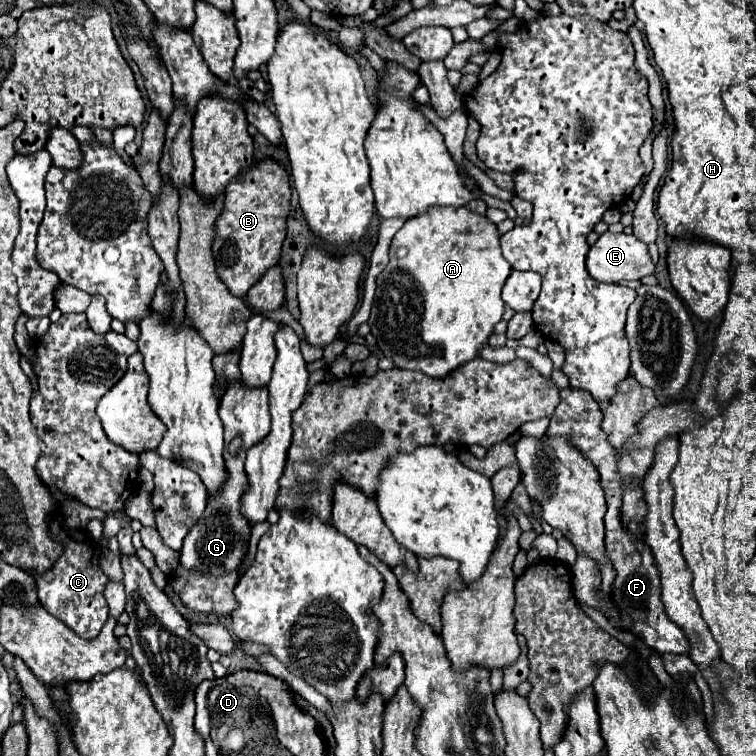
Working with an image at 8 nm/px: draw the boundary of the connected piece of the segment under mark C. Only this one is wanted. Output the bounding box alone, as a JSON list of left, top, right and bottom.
[27,502,109,638]

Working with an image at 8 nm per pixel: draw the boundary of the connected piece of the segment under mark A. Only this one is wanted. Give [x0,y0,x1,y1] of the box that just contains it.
[367,206,511,378]

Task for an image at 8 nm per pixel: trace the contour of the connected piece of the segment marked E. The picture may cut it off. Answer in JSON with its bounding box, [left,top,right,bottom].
[587,232,655,284]

